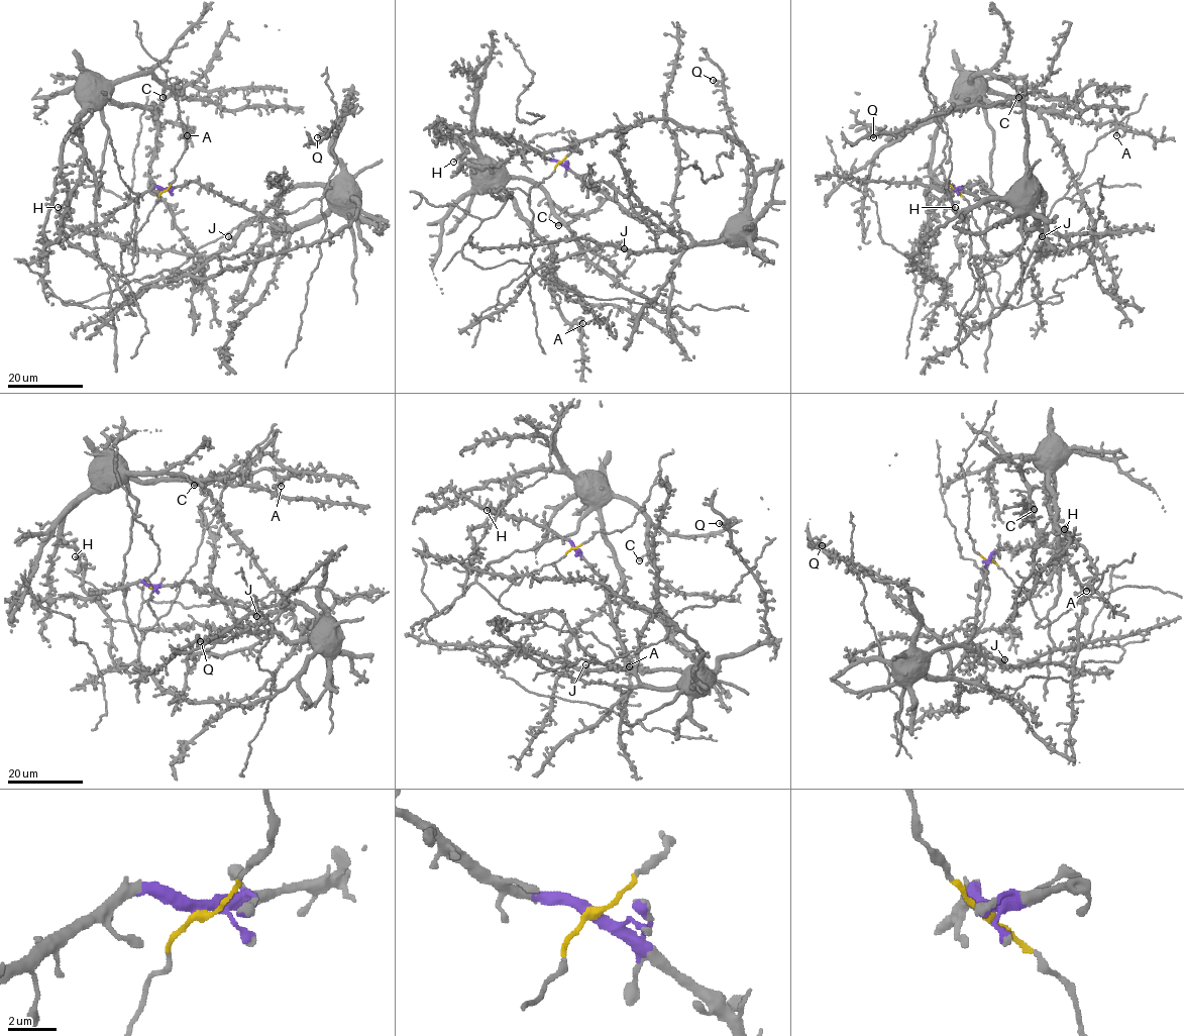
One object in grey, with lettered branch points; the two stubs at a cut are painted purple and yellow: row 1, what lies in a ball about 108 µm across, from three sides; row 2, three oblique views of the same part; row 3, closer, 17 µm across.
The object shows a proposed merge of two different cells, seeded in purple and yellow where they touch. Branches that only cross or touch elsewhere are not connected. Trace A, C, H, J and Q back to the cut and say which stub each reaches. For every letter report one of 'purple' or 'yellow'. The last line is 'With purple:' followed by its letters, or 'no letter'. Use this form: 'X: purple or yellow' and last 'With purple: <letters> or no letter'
A: yellow
C: yellow
H: yellow
J: purple
Q: purple
With purple: J, Q

